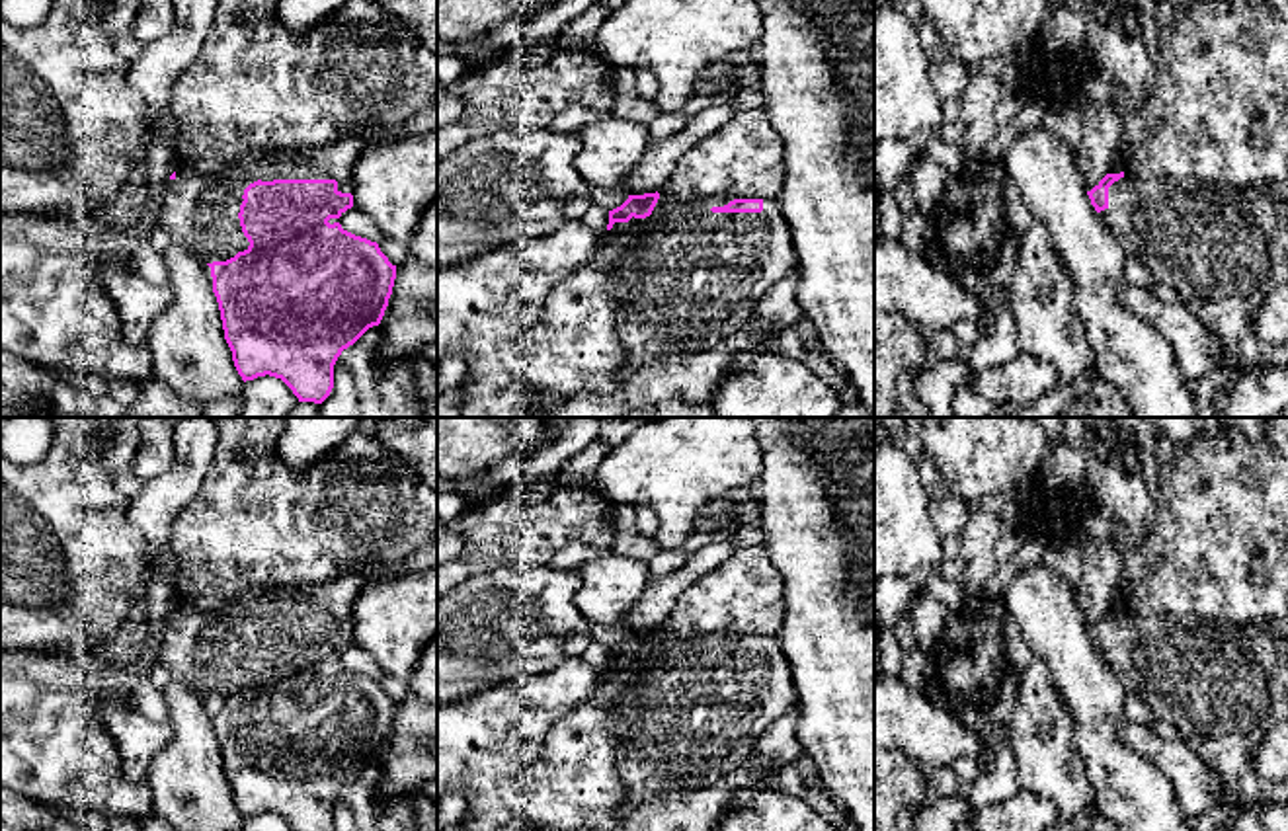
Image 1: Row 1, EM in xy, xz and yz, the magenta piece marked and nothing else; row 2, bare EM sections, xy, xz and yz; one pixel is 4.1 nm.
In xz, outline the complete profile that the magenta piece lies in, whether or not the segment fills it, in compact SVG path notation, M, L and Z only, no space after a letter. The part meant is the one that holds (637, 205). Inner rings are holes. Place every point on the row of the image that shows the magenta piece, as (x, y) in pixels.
M658 191L644 195L628 195L628 199L621 207L609 211L607 230L611 230L615 222L628 222L632 217L634 218L650 217L658 199L660 199Z

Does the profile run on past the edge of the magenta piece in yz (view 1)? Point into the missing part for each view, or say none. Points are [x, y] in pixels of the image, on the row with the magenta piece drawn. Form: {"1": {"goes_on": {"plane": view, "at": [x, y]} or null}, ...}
{"1": {"goes_on": null}}

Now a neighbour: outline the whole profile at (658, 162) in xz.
M722 103L687 117L685 127L677 135L648 146L642 160L626 179L624 189L630 195L660 191L669 181L685 152L703 138L714 135L732 115L734 107Z

